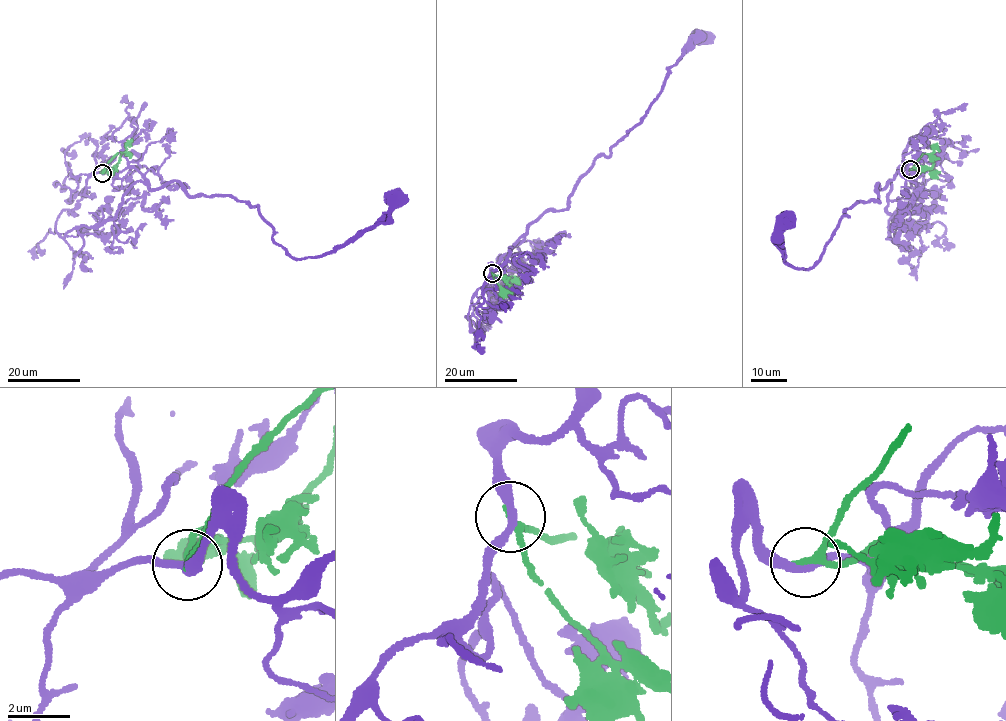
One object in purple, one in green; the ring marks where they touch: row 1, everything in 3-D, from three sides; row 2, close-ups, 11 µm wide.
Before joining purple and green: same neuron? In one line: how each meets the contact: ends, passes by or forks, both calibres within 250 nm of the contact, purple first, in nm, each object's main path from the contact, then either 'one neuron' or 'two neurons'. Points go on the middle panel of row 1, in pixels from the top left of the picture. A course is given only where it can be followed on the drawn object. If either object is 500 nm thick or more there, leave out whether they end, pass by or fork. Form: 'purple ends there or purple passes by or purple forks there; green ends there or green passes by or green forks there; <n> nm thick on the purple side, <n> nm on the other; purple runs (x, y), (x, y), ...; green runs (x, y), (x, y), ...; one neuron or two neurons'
purple passes by; green passes by; 280 nm thick on the purple side, 200 nm on the other; purple runs (492, 273), (533, 222), (565, 209), (701, 36); green runs (492, 273), (507, 276), (511, 285), (499, 271); one neuron

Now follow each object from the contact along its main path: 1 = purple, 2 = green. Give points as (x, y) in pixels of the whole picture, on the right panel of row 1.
1: (910, 170), (877, 183), (879, 201), (846, 209), (813, 267), (784, 259), (784, 221)
2: (910, 170), (923, 153), (934, 156), (930, 168), (913, 167)

